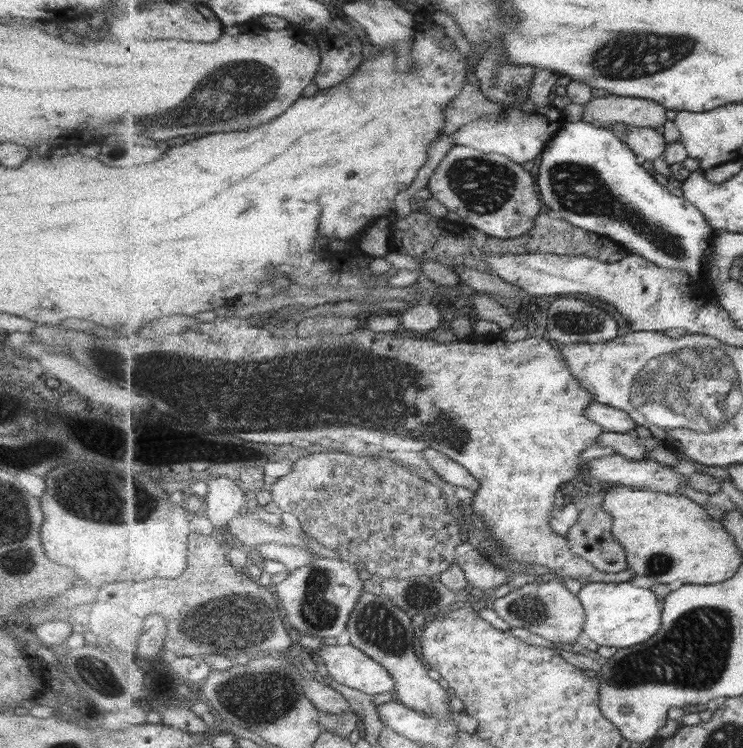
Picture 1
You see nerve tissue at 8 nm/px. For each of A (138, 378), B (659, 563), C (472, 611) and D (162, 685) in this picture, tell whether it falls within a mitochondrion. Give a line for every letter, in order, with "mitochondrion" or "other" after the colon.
A: mitochondrion
B: mitochondrion
C: other
D: other

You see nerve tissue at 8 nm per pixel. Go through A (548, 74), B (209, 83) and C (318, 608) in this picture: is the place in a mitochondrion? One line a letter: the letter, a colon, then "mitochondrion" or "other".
A: other
B: mitochondrion
C: mitochondrion

